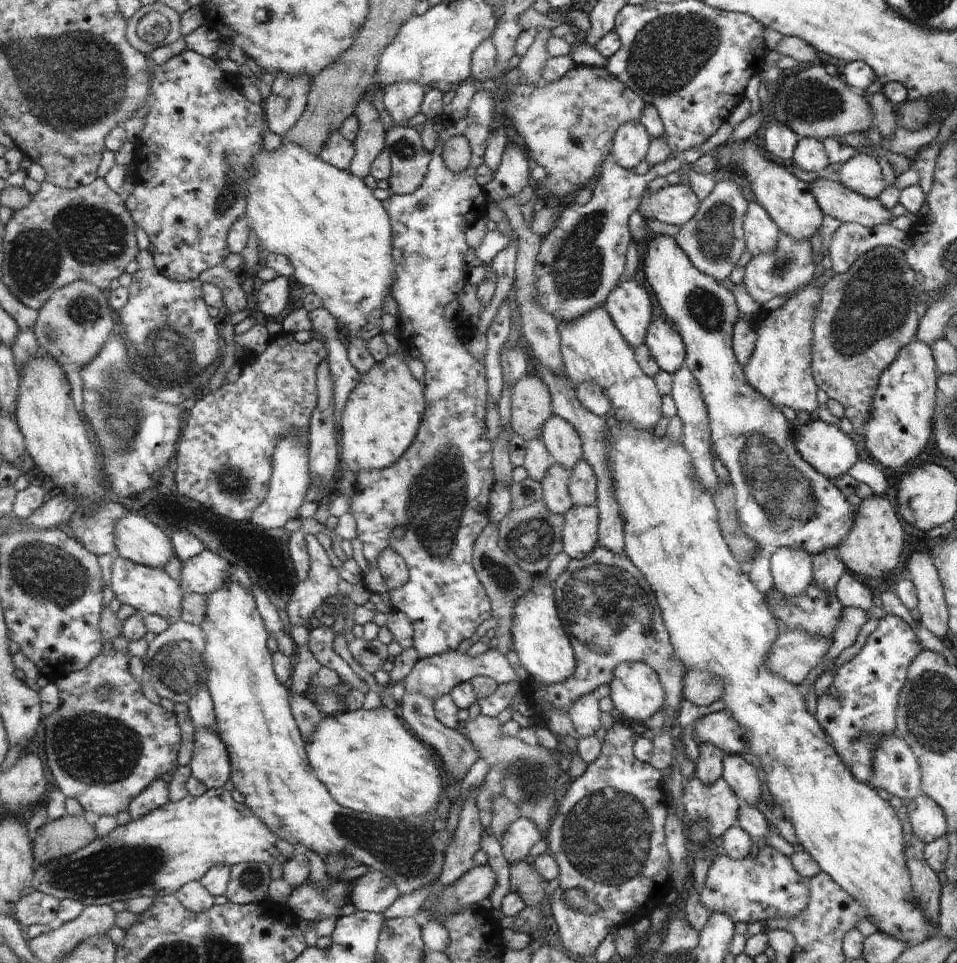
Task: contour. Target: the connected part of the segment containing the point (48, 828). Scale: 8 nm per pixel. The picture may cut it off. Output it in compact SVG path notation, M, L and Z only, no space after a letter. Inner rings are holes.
M67 814L64 817L43 824L36 832L29 832L29 836L33 838L36 864L44 865L49 860L60 859L85 848L88 844L97 840L98 832L95 825L87 822L83 815Z

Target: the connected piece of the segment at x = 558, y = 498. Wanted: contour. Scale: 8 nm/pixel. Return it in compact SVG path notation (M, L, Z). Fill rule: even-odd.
M555 463L541 482L544 490L543 501L555 514L565 515L576 505L569 490L571 474L571 470Z

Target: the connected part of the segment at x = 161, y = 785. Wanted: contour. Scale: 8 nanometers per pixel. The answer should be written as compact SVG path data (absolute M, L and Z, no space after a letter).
M157 779L142 794L135 797L128 808L132 820L137 820L151 814L151 812L170 803L170 790L168 783Z

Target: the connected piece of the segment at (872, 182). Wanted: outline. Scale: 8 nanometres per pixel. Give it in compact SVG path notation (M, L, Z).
M855 154L841 163L837 170L838 181L863 198L875 199L886 187L881 176L881 169L875 157Z

